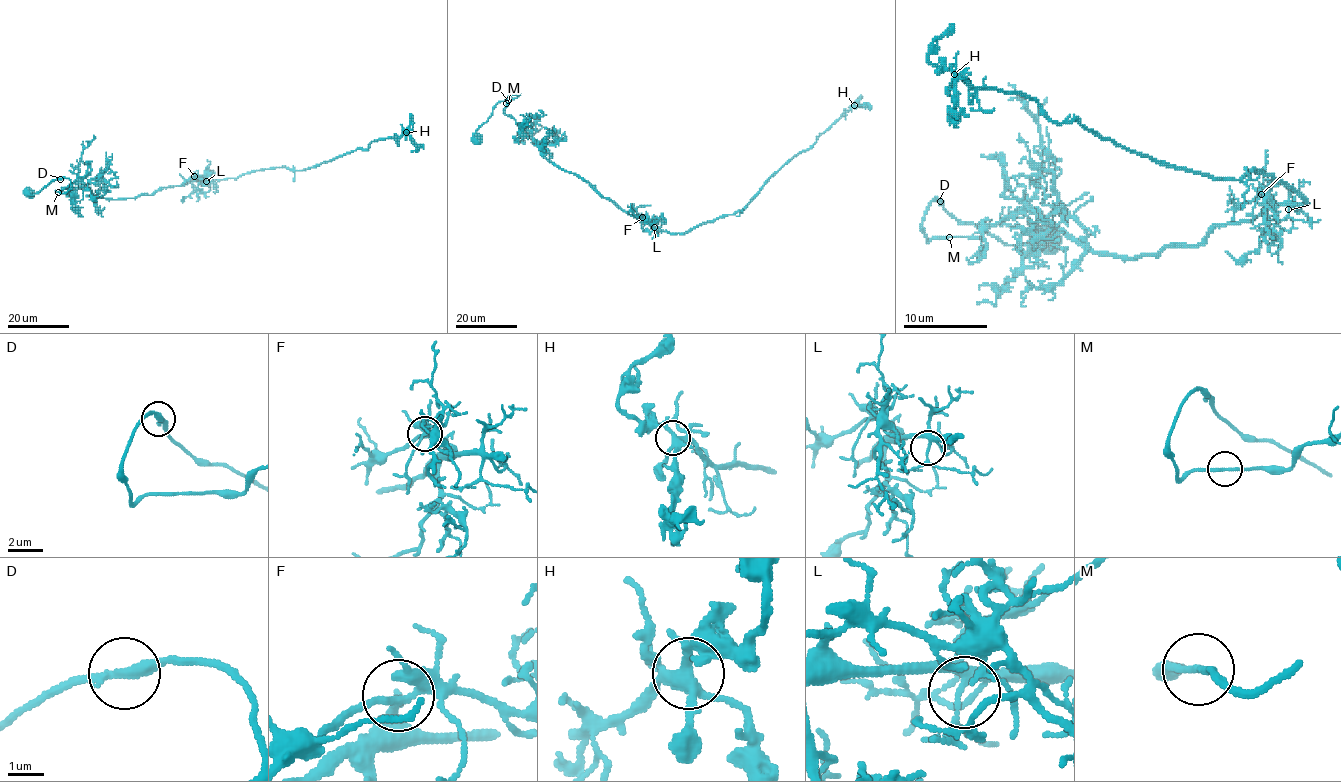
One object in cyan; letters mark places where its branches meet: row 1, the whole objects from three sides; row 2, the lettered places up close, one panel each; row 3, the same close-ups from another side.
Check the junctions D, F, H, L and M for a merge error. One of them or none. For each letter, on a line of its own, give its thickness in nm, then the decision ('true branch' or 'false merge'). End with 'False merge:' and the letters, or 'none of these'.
D: 300 nm | true branch
F: 200 nm | true branch
H: 320 nm | true branch
L: 240 nm | true branch
M: 220 nm | true branch
False merge: none of these

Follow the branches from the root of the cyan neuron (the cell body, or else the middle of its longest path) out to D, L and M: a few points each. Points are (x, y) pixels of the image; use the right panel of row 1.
D: (1048, 239), (1046, 234), (1036, 234), (1027, 243), (1006, 245), (973, 224), (960, 224), (939, 201)
L: (1048, 239), (1006, 245), (937, 199), (922, 222), (928, 243), (981, 237), (1032, 205), (1137, 258), (1288, 209)
M: (1048, 239), (1036, 234), (1006, 245), (960, 224), (935, 199), (922, 230), (928, 243), (950, 237)

